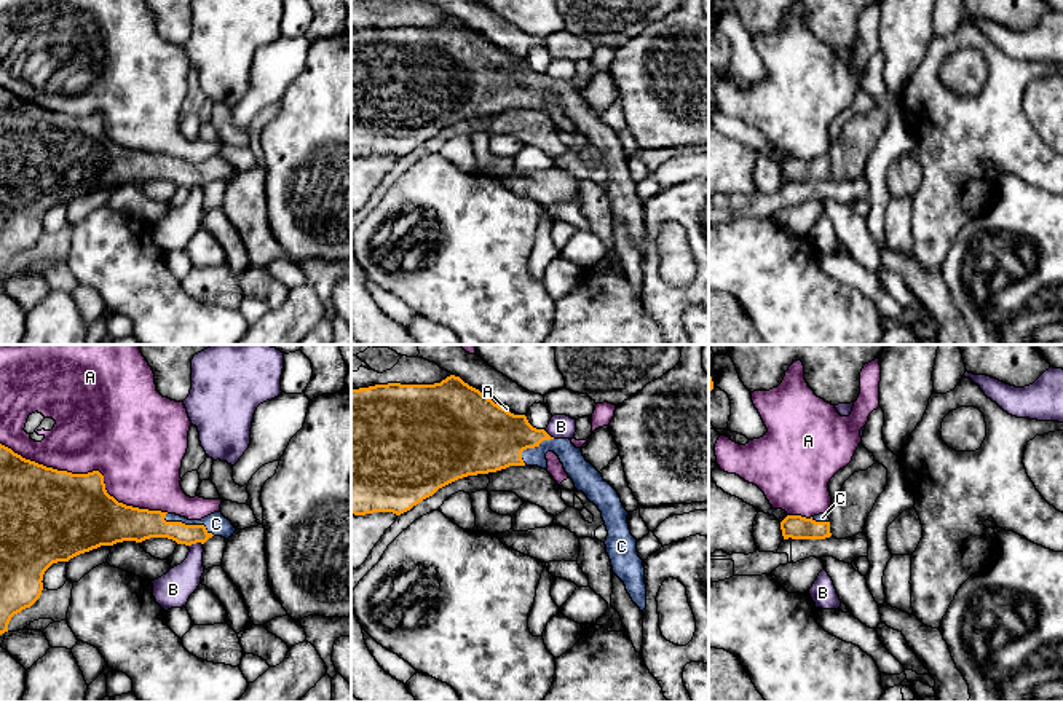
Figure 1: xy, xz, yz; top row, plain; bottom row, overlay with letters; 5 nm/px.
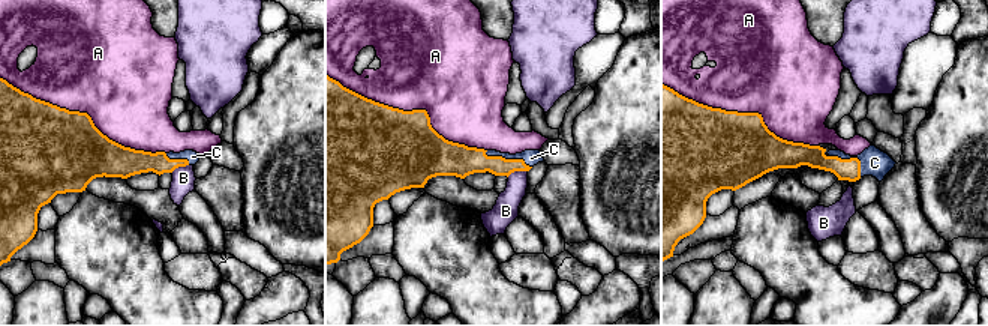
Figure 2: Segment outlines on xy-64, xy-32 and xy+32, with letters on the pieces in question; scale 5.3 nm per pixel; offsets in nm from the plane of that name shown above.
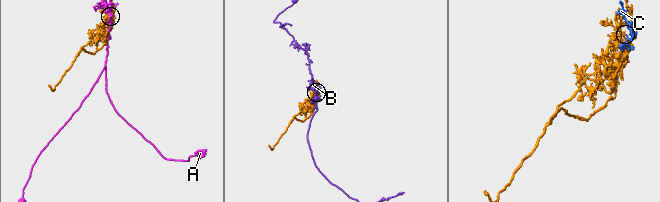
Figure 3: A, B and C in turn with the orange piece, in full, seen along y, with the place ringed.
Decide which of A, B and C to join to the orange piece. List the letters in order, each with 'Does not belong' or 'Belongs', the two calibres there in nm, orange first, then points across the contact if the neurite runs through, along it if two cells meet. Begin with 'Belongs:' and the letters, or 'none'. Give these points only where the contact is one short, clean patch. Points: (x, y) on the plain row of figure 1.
Belongs: C
A: Does not belong. Thickness 420 nm (orange) against 460 nm
B: Does not belong. Thickness 140 nm (orange) against 170 nm. Boundary: xy (201, 185), (189, 189)
C: Belongs. Thickness 160 nm (orange) against 110 nm. Path across: xy (139, 166), (189, 168), (216, 166)

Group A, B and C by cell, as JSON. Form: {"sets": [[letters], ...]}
{"sets": [["A"], ["B"], ["C"]]}

